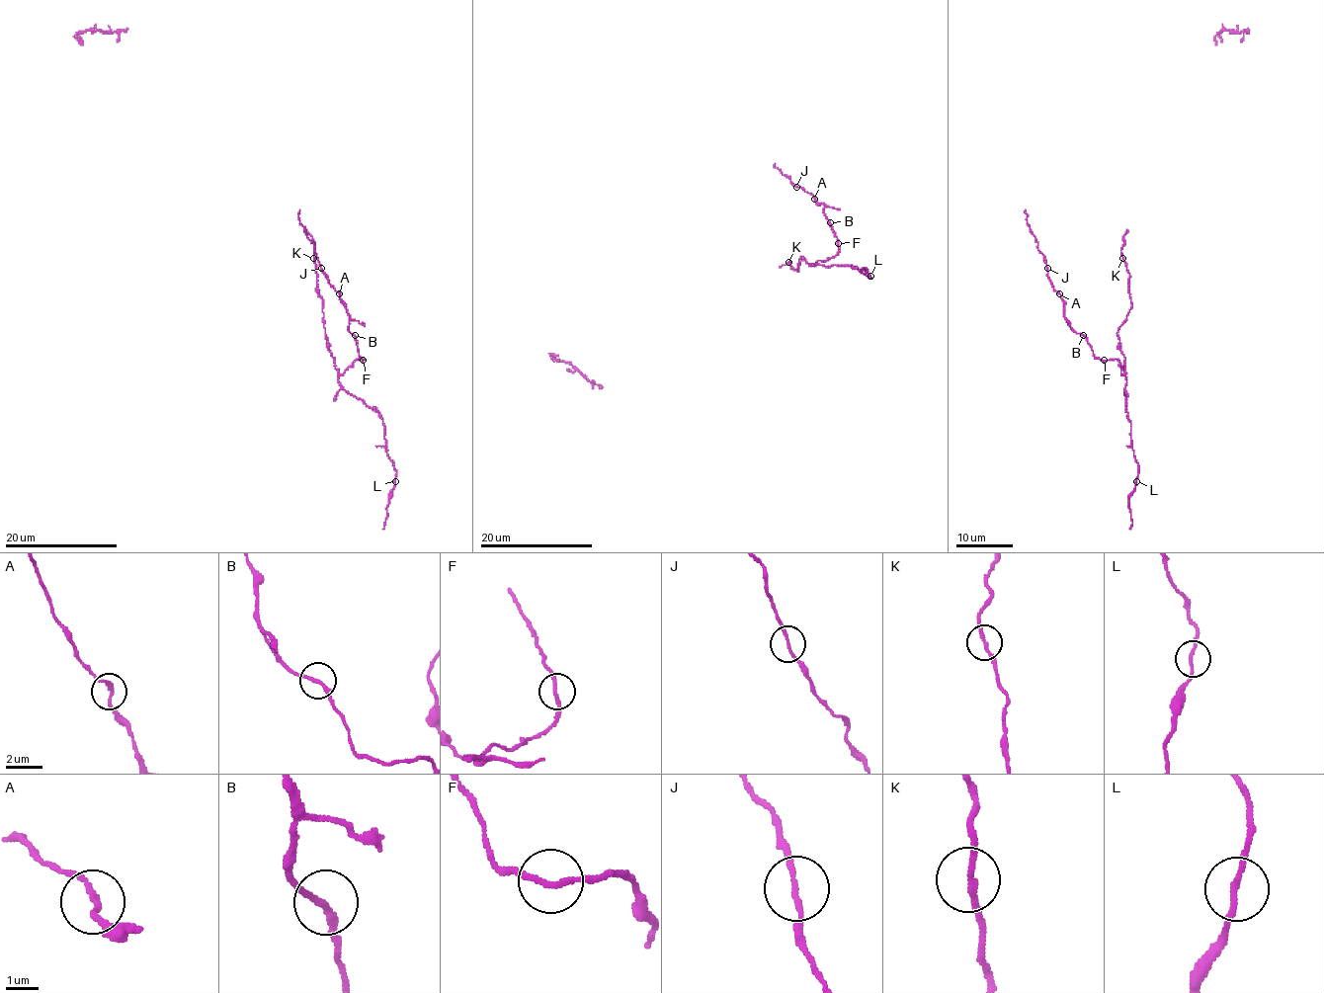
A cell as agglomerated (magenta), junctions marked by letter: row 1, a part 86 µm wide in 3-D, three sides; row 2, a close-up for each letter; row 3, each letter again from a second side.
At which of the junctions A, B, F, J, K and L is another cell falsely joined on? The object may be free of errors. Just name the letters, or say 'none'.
none

